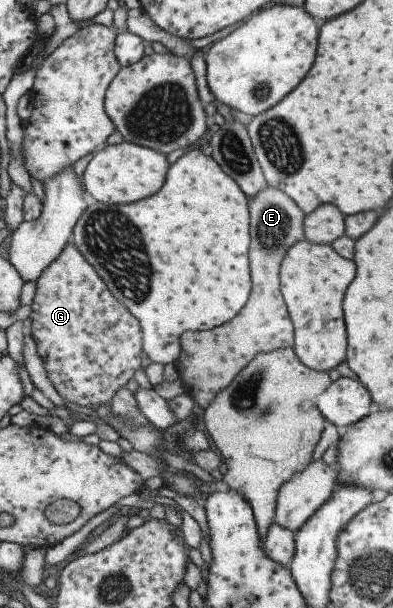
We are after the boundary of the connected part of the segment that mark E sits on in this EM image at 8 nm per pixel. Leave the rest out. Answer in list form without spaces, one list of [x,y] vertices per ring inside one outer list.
[[[268,185],[253,197],[247,197],[247,209],[250,233],[247,259],[251,291],[246,304],[233,319],[223,325],[205,332],[180,335],[181,353],[174,363],[179,374],[178,389],[187,393],[203,409],[259,352],[293,347],[293,324],[279,291],[278,273],[287,249],[305,240],[305,214],[284,191]]]

